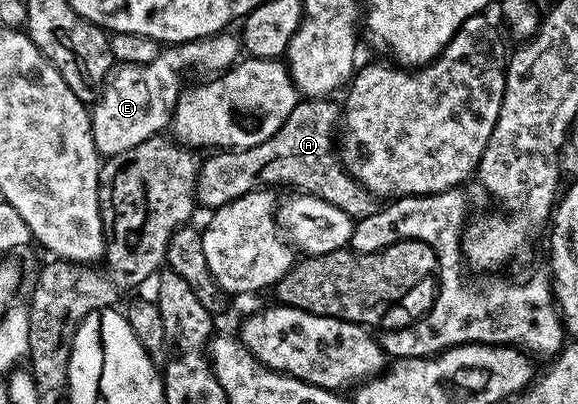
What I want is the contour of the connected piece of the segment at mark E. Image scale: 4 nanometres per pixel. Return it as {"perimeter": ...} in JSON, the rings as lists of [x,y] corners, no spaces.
{"perimeter":[[[223,30],[216,36],[205,36],[202,40],[163,47],[158,57],[147,64],[118,64],[102,85],[90,113],[90,125],[99,157],[109,158],[124,150],[132,150],[132,146],[140,146],[140,142],[159,135],[169,125],[183,91],[182,72],[199,68],[209,74],[221,74],[239,59],[239,37],[230,34]]]}

